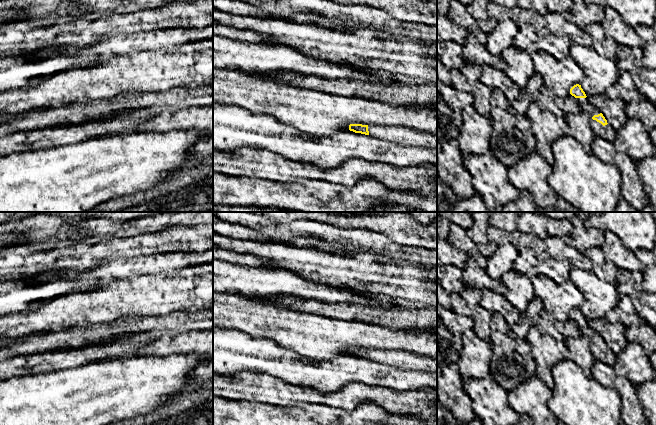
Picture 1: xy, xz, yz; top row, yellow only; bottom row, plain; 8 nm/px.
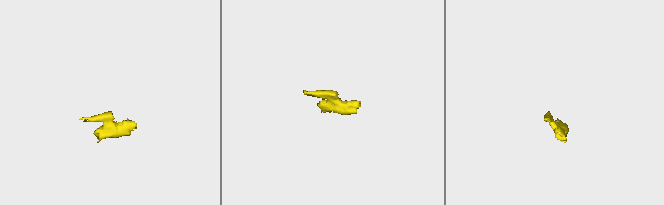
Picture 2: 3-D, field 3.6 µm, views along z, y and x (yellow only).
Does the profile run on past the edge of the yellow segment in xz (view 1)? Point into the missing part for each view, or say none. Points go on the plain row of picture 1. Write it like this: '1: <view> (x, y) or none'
1: none

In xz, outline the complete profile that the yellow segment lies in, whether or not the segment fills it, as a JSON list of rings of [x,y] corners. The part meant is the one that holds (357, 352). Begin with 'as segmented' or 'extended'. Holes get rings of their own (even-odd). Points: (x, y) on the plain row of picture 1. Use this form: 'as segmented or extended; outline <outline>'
as segmented; outline [[[350,348],[349,354],[353,355],[355,357],[361,357],[361,358],[369,359],[368,349]]]

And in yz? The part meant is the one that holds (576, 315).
extended; outline [[[576,308],[570,313],[570,318],[574,320],[581,331],[581,334],[587,336],[590,340],[590,350],[594,361],[600,361],[609,366],[614,366],[616,362],[616,354],[608,347],[603,338],[593,330],[581,312],[581,309]]]

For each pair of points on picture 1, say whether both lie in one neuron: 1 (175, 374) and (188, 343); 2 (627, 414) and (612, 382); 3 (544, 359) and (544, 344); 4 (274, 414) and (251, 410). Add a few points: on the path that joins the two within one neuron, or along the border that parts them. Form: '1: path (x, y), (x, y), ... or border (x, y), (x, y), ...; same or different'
1: border (161, 356), (169, 354), (196, 354), (200, 361); different
2: path (627, 406), (627, 395), (620, 388); same
3: path (544, 355), (544, 348); same
4: path (268, 414), (257, 414); same

